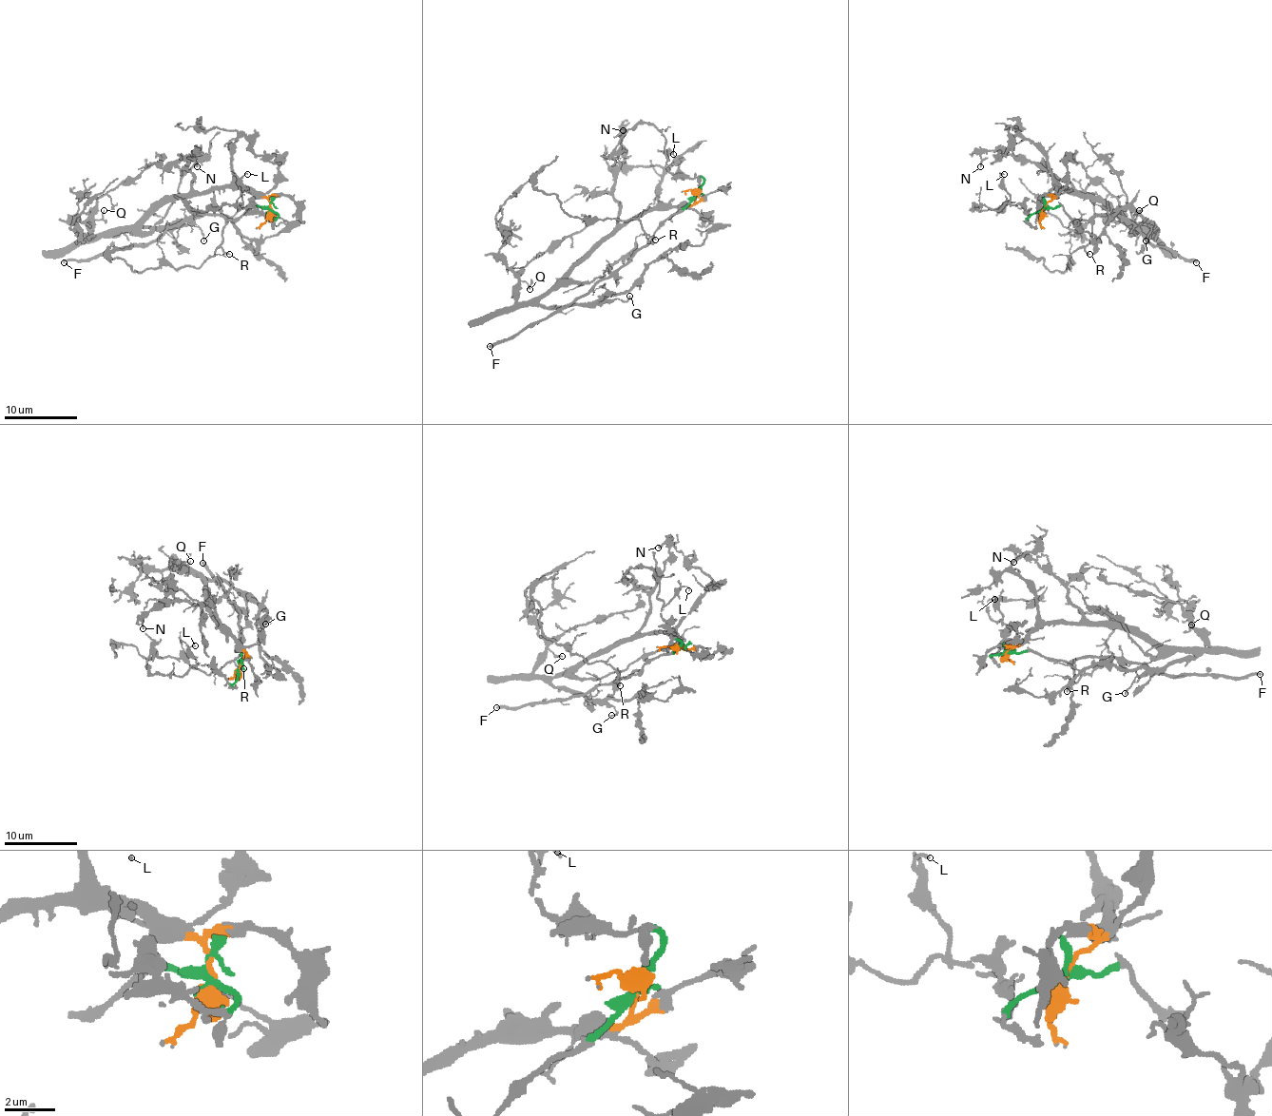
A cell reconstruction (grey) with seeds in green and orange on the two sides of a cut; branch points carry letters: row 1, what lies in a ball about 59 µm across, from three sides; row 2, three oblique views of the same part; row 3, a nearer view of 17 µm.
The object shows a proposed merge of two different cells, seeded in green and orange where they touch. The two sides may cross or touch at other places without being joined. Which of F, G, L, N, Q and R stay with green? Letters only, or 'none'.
F, L, R

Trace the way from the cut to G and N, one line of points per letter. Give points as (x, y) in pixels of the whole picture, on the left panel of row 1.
G: (270, 211), (265, 199), (240, 187), (214, 187), (162, 197), (136, 222), (112, 233), (197, 226), (204, 240)
N: (270, 211), (265, 199), (246, 189), (221, 187), (197, 193), (188, 171), (188, 162), (195, 150), (197, 167)

